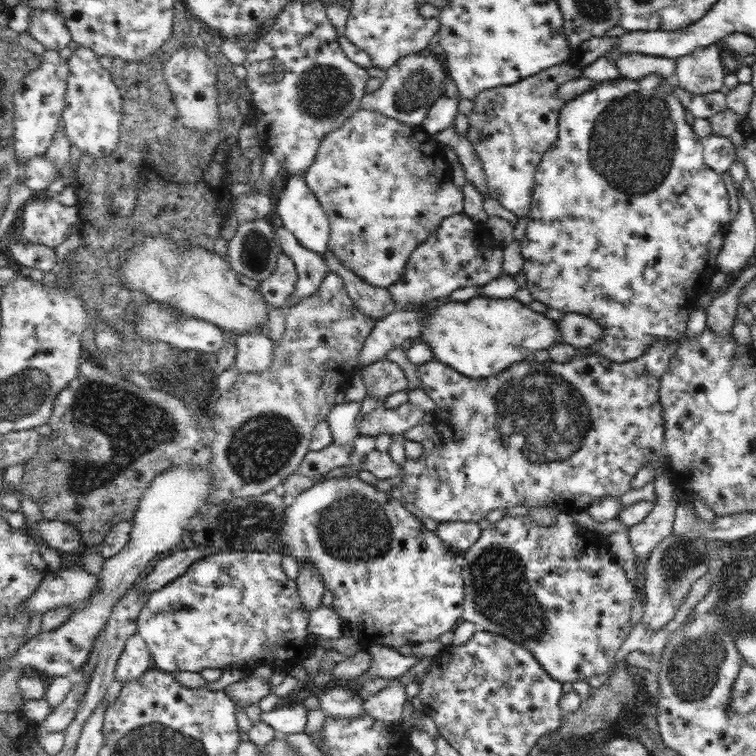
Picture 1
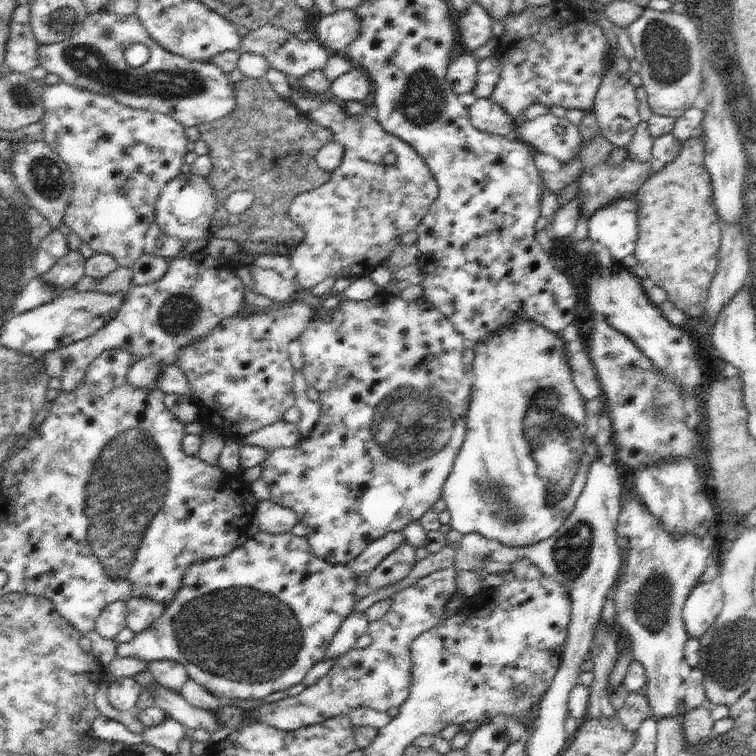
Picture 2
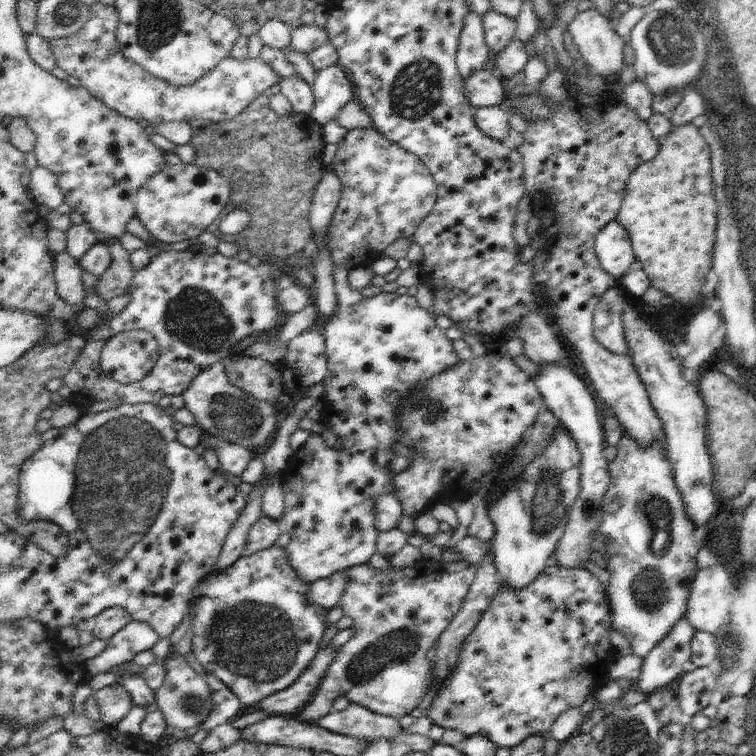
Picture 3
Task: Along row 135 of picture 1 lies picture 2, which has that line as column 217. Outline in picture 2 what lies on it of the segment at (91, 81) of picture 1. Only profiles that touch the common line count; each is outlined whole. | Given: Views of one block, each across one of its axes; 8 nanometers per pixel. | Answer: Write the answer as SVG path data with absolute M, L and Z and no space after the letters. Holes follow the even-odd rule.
M107 10L87 14L79 34L61 44L41 46L39 52L41 68L49 74L57 74L65 84L113 98L133 110L171 116L185 128L223 120L237 108L237 90L235 84L229 82L227 72L209 62L191 62L165 52L147 36L135 14L119 16ZM131 44L143 44L149 50L149 60L141 68L131 68L123 60L123 52Z

